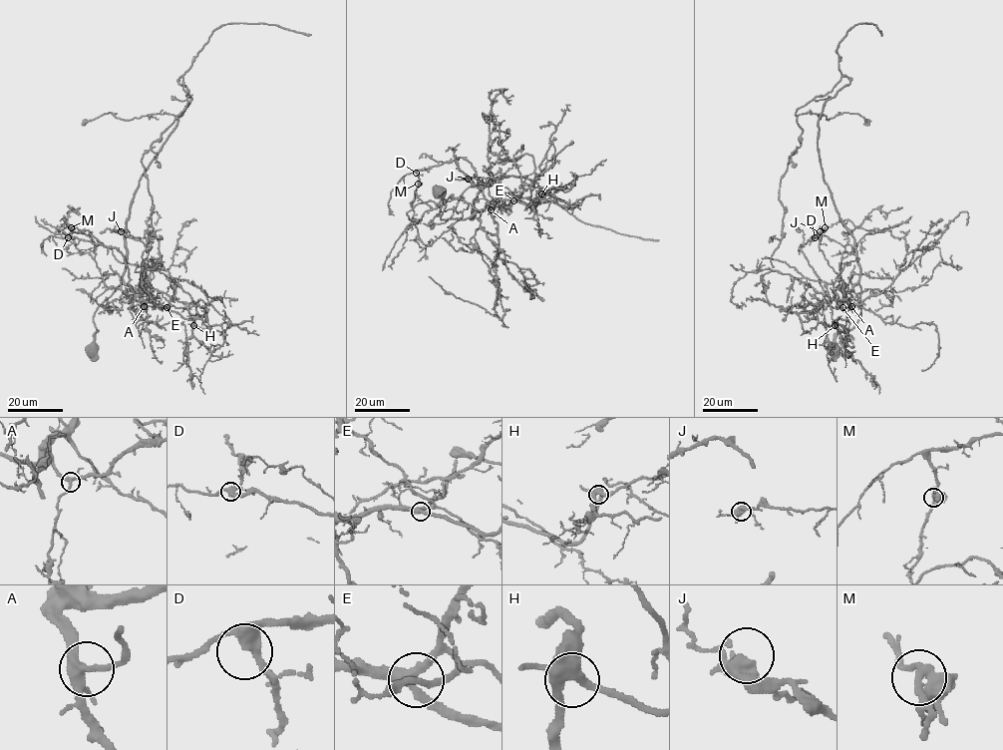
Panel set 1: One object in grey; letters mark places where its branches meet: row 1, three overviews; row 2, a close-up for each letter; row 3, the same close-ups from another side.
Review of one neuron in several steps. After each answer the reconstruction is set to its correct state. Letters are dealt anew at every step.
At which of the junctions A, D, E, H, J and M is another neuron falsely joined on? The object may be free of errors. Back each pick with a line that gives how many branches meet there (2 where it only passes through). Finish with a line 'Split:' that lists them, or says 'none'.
Split: none

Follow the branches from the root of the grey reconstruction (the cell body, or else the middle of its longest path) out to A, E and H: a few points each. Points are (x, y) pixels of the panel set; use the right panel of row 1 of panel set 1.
A: (833, 350), (830, 353), (834, 338), (851, 329), (860, 317), (861, 287), (858, 284), (844, 296), (851, 306)
E: (833, 350), (830, 353), (834, 338), (851, 329), (860, 317), (861, 287), (858, 284), (844, 296), (842, 307)
H: (833, 350), (834, 338), (860, 317), (858, 284), (841, 303), (848, 318), (836, 319), (835, 325)

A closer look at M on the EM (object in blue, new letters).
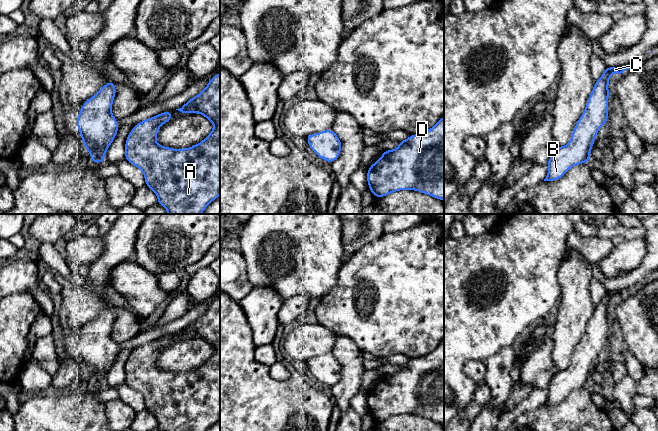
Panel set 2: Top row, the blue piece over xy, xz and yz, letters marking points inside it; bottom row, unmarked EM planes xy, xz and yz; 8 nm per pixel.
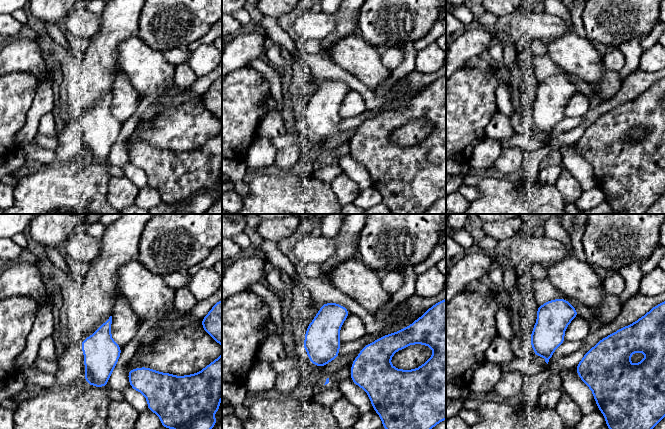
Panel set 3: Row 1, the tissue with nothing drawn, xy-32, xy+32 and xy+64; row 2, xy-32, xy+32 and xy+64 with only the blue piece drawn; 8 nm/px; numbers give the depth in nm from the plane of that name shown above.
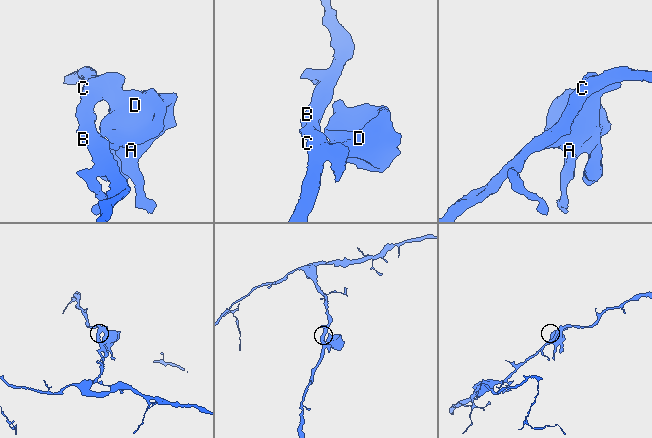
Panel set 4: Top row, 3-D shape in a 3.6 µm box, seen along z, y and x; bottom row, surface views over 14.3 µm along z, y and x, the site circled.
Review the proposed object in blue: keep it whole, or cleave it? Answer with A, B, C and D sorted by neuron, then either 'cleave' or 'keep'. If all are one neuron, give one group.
A B C D | keep

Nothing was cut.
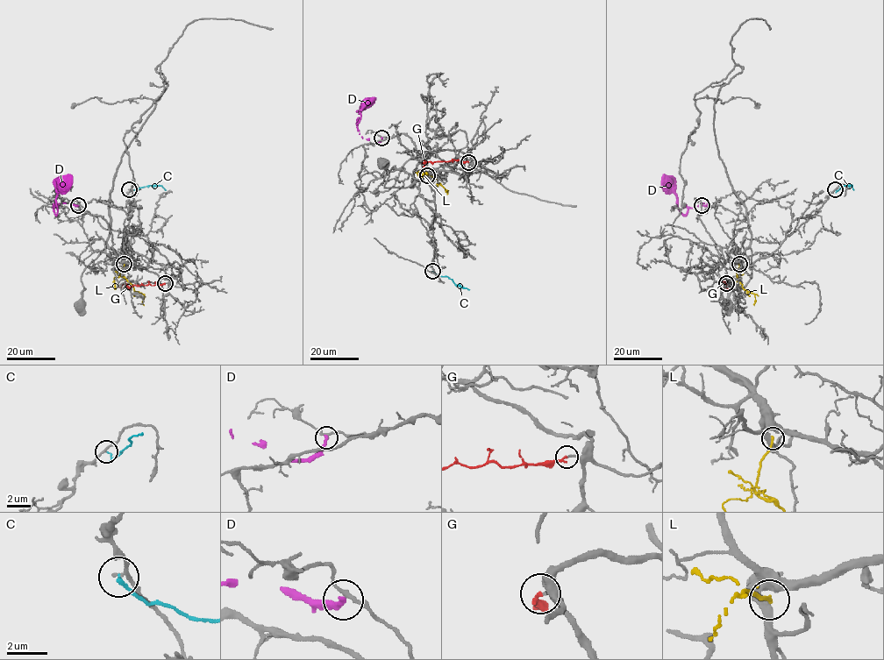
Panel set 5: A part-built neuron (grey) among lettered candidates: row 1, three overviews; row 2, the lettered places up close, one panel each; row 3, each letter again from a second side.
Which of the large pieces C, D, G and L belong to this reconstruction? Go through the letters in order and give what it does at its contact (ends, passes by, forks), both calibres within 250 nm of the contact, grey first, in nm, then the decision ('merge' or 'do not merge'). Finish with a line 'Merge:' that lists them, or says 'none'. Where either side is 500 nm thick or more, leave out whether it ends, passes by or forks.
C: it passes by; calibres 150 and 80 nm; do not merge
D: it ends; calibres 160 and 240 nm; do not merge
G: it ends; calibres 170 and 190 nm; merge
L: it ends; calibres 320 and 220 nm; do not merge
Merge: G

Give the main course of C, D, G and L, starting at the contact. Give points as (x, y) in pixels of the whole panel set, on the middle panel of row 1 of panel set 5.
C: (432, 271), (469, 289)
D: (381, 138), (374, 142), (361, 137), (358, 129), (360, 112), (374, 98)
G: (468, 162), (452, 159), (426, 161), (424, 165)
L: (427, 174), (436, 178), (447, 190)

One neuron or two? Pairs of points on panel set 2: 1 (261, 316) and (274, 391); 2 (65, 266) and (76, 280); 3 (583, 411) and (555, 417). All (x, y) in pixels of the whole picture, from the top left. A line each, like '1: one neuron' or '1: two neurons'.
1: two neurons
2: one neuron
3: one neuron

